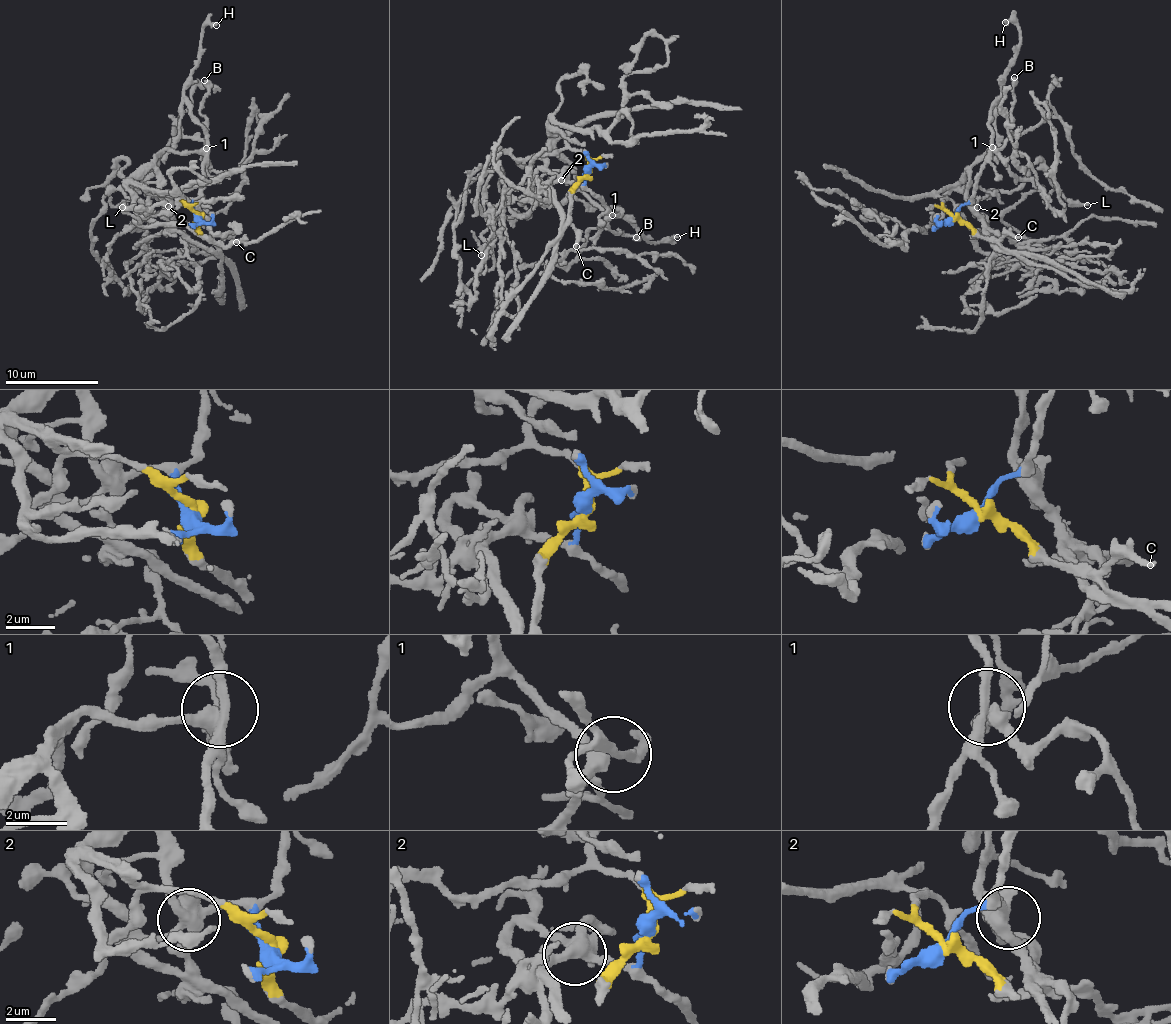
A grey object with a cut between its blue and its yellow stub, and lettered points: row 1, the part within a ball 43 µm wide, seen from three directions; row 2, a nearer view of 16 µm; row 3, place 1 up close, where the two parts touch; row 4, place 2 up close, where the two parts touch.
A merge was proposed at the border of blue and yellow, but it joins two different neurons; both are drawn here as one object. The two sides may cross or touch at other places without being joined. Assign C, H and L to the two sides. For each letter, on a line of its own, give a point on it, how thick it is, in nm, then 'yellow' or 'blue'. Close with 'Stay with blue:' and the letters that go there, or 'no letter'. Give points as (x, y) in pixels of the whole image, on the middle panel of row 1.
C: at (576, 246); 260 nm thick; yellow
H: at (677, 237); 280 nm thick; blue
L: at (481, 255); 300 nm thick; blue
Stay with blue: H, L

